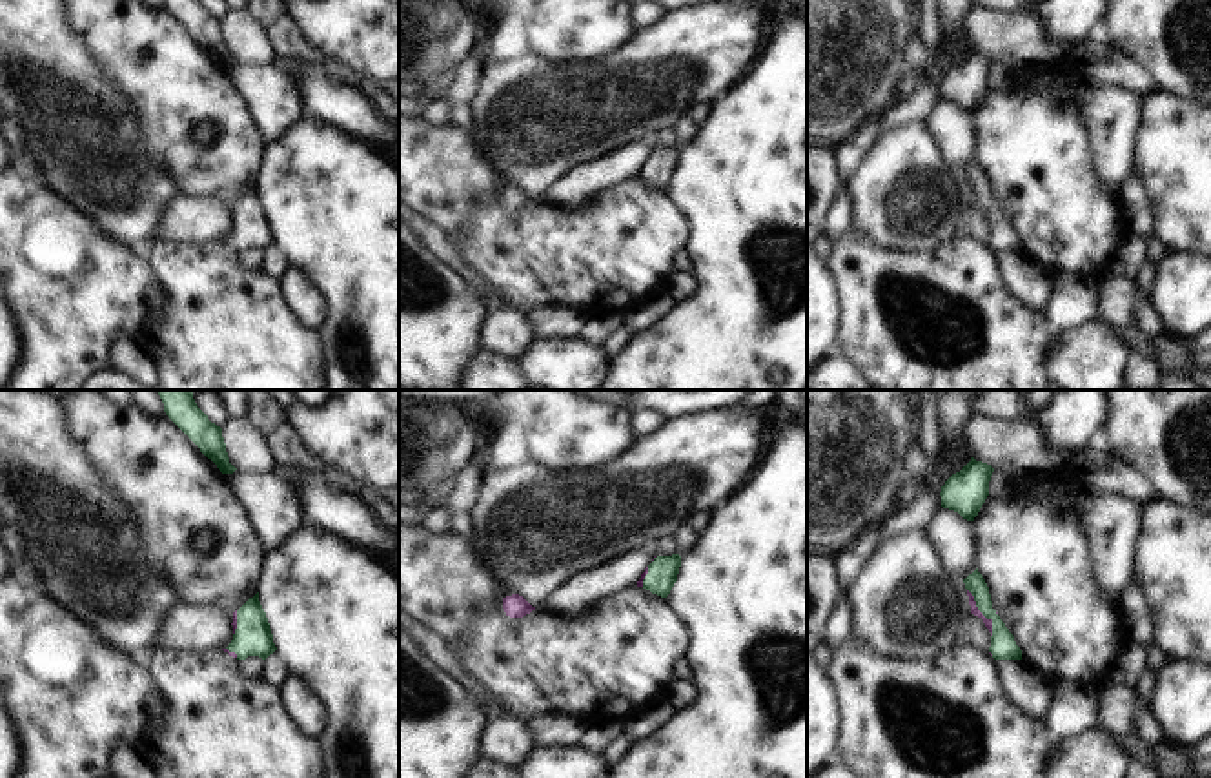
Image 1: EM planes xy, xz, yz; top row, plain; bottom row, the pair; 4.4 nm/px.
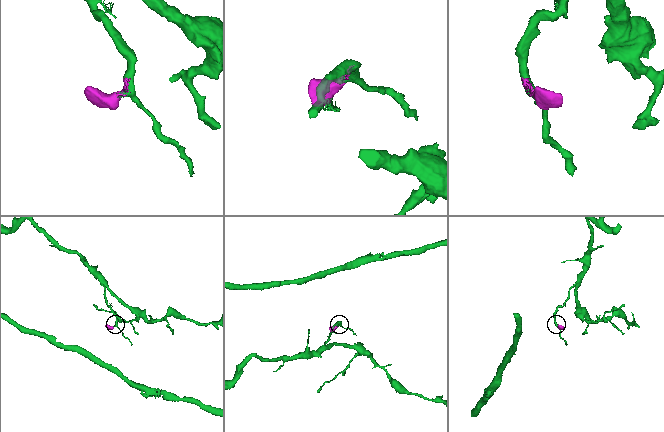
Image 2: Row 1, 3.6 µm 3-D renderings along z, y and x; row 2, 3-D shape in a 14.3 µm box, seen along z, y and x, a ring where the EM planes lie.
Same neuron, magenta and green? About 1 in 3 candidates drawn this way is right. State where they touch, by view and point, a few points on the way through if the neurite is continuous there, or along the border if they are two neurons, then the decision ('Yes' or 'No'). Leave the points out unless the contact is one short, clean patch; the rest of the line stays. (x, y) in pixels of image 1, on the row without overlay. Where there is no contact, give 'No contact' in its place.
Touches magenta at yz (980, 204). Path across: yz (975, 203), (980, 204), (997, 219), (1002, 234). Yes

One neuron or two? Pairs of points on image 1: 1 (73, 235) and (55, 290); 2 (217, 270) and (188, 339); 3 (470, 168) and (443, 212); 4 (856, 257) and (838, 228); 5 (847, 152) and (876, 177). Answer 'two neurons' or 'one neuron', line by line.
1: one neuron
2: one neuron
3: one neuron
4: two neurons
5: two neurons

